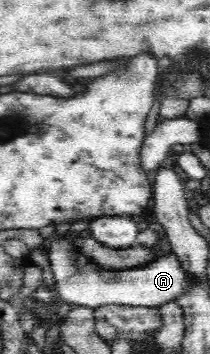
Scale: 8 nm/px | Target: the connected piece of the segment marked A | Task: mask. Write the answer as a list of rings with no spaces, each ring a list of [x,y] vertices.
[[[66,231],[50,244],[48,253],[50,266],[54,274],[54,289],[45,290],[53,293],[50,302],[42,302],[40,309],[19,308],[20,325],[30,334],[35,327],[42,327],[41,323],[56,312],[61,303],[77,304],[91,308],[100,306],[133,306],[160,307],[177,299],[193,286],[193,277],[182,267],[179,259],[172,253],[164,258],[154,259],[152,263],[131,271],[105,271],[89,261],[86,256],[72,254],[74,248],[67,243],[67,239],[80,238],[78,233]]]

